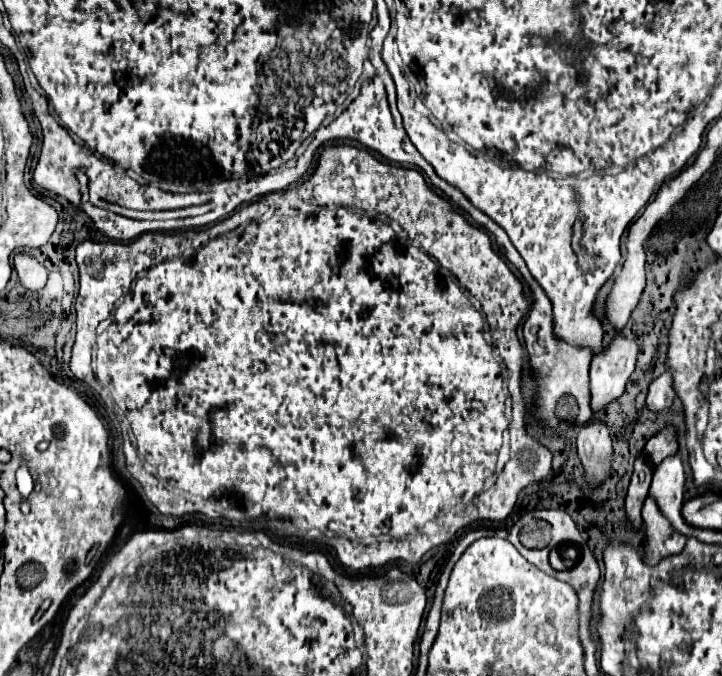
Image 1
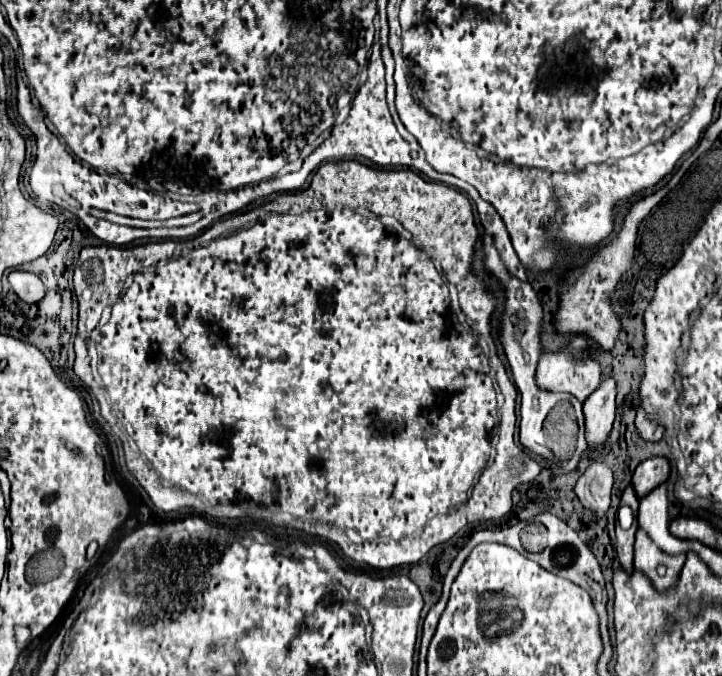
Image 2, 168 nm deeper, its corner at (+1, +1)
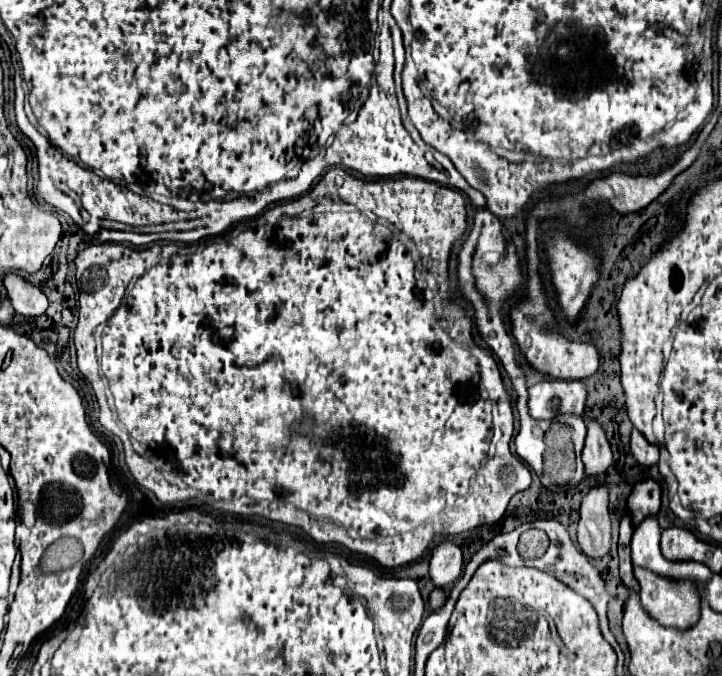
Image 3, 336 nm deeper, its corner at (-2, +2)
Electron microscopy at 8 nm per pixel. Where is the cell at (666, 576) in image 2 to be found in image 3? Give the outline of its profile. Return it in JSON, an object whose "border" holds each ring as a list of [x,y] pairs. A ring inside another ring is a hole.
{"border":[[[635,566],[635,578],[639,580],[639,596],[643,608],[655,616],[655,620],[663,622],[663,626],[691,626],[695,618],[699,618],[699,594],[695,592],[695,584],[691,580],[675,580],[667,576],[659,576],[647,568]]]}

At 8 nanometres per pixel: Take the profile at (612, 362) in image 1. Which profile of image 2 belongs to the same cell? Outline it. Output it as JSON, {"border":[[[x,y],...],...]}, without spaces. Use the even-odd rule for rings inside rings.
{"border":[[[604,379],[600,387],[584,401],[584,427],[588,447],[600,447],[606,443],[614,415],[616,415],[616,383]]]}

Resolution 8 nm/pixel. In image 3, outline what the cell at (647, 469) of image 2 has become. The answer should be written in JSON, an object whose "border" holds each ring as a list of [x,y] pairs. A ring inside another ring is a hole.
{"border":[[[645,478],[633,486],[633,492],[627,502],[627,510],[633,516],[633,524],[637,526],[645,516],[657,514],[661,506],[661,484],[653,478]]]}

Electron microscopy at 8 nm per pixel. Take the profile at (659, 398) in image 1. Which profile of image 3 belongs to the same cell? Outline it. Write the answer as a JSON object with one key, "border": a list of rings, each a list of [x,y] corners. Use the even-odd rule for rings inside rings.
{"border":[[[637,428],[631,434],[631,452],[635,454],[637,462],[643,466],[657,464],[657,460],[659,460],[659,446],[651,444]]]}

